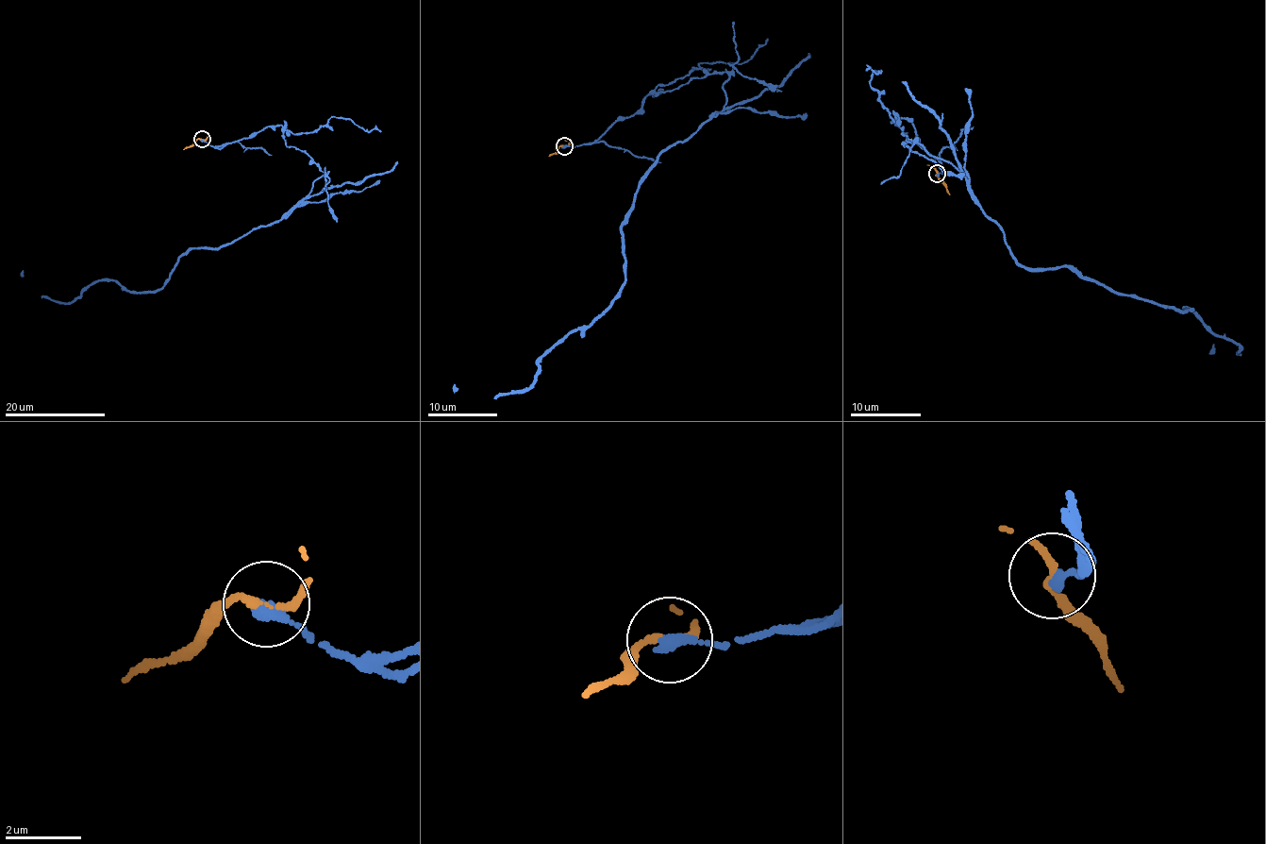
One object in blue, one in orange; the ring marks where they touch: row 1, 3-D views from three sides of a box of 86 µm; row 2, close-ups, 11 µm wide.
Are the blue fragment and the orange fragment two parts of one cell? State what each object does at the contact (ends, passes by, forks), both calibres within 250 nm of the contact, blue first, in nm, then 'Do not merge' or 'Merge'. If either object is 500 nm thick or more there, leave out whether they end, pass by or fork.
At the ring blue ends. At the ring orange passes by. Thickness 320 nm (blue) against 160 nm. Do not merge

